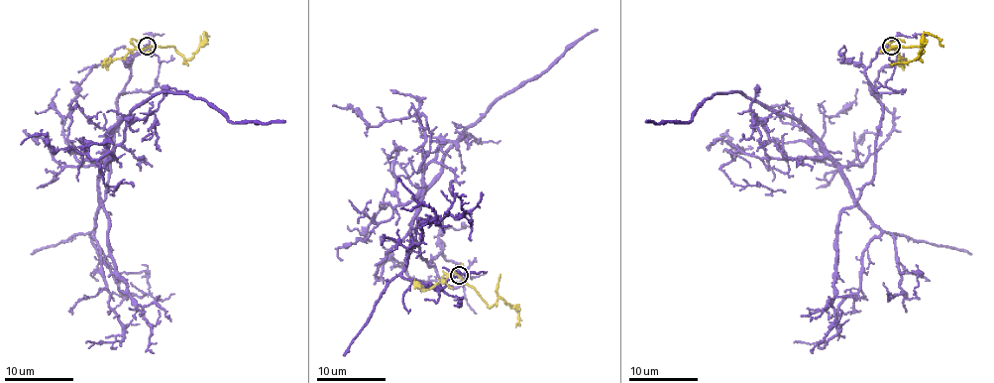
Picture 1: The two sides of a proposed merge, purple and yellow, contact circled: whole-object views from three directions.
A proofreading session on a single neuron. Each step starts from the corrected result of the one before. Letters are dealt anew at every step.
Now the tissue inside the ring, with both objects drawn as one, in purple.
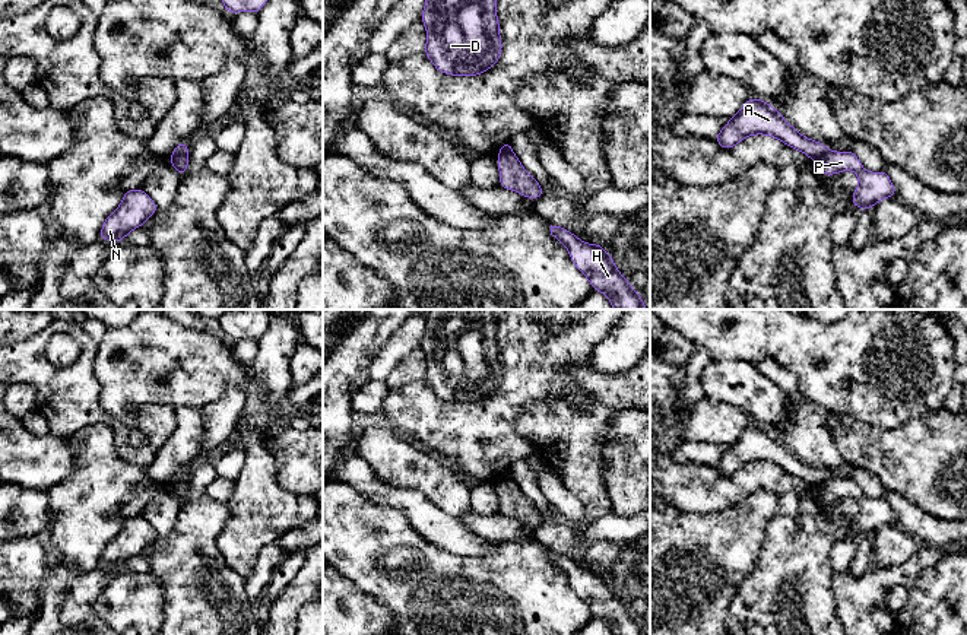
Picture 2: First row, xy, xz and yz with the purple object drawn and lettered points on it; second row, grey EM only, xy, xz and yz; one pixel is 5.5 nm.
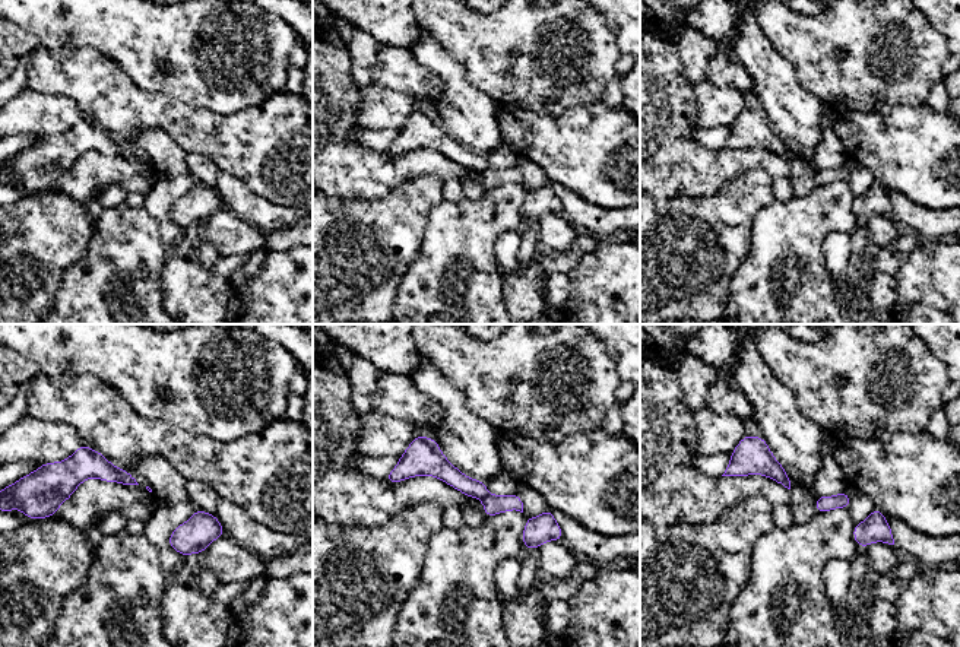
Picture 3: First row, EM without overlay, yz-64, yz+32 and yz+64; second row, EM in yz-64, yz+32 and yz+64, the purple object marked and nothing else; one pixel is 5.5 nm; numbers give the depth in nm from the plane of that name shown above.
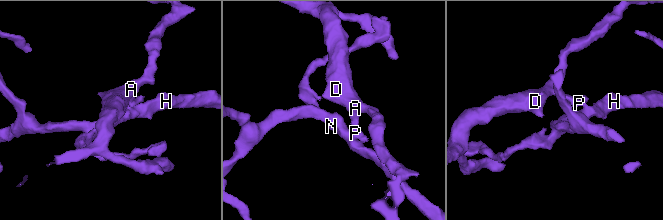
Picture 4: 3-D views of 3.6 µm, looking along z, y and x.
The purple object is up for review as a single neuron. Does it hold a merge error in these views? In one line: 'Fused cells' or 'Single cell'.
Fused cells

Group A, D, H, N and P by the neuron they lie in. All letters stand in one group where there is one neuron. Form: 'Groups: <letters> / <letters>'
Groups: A D / H N P

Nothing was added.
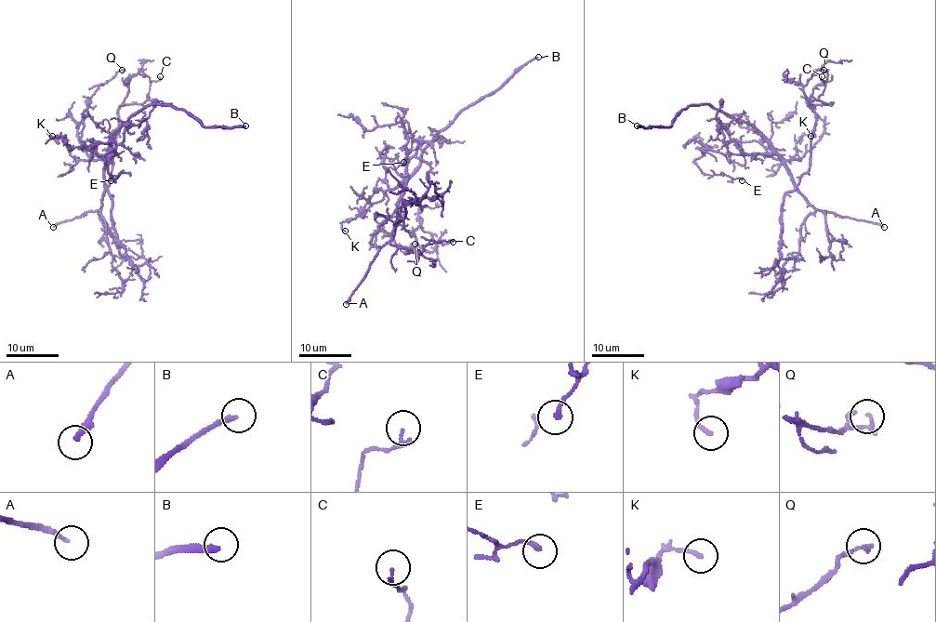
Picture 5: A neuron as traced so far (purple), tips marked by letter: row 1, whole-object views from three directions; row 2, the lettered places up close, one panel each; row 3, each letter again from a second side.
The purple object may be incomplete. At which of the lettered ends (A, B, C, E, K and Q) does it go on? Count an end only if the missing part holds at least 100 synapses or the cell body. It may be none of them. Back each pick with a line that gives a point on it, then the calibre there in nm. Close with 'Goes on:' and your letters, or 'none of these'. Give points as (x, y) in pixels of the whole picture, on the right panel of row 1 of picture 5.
A: (884, 227) | 200 nm
B: (637, 125) | 240 nm
Goes on: A, B

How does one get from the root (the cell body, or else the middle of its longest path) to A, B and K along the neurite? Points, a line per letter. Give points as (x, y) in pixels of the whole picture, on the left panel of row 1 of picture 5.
A: (108, 152), (102, 205), (98, 210), (53, 227)
B: (108, 152), (109, 139), (137, 112), (151, 104), (169, 104), (184, 110), (205, 126), (245, 125)
K: (108, 152), (111, 152), (93, 155), (86, 161), (76, 161), (66, 145), (52, 136)

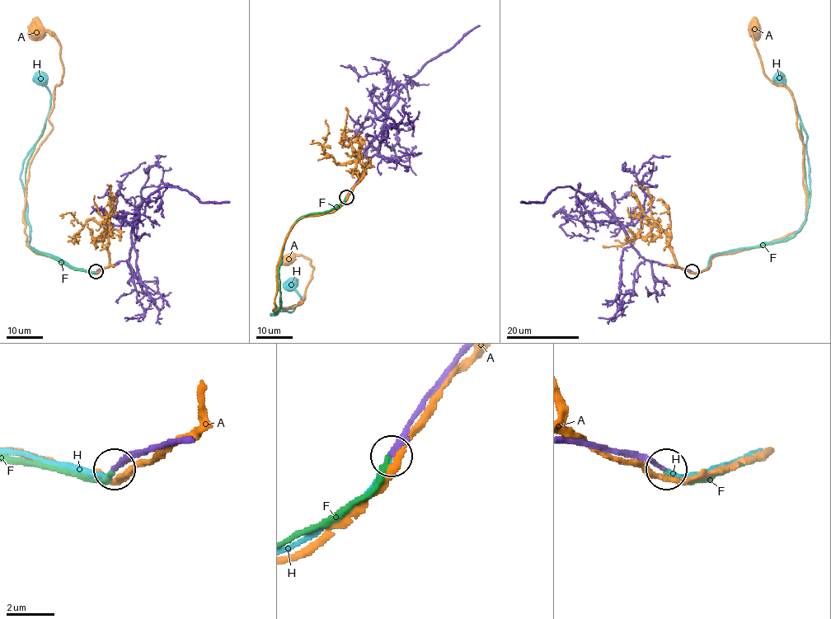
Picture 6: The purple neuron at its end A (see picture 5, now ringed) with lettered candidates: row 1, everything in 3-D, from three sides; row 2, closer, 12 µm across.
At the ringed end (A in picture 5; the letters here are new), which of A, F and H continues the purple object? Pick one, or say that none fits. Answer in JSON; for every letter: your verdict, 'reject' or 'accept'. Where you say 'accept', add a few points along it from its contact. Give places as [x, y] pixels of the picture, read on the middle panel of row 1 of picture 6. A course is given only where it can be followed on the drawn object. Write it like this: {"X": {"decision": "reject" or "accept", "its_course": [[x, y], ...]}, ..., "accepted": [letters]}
{"A": {"decision": "reject"}, "F": {"decision": "reject"}, "H": {"decision": "accept", "its_course": [[346, 197], [330, 211], [302, 216], [288, 233], [279, 264], [281, 307], [269, 314], [300, 302], [293, 287]]}, "accepted": ["H"]}

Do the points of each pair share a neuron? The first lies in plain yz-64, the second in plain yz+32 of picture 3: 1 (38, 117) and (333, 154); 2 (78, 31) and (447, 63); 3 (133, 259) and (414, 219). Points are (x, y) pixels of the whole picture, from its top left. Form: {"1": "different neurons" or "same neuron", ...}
{"1": "different neurons", "2": "different neurons", "3": "different neurons"}

